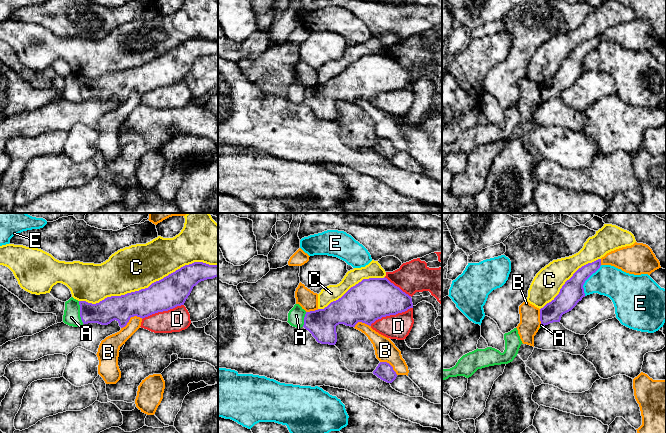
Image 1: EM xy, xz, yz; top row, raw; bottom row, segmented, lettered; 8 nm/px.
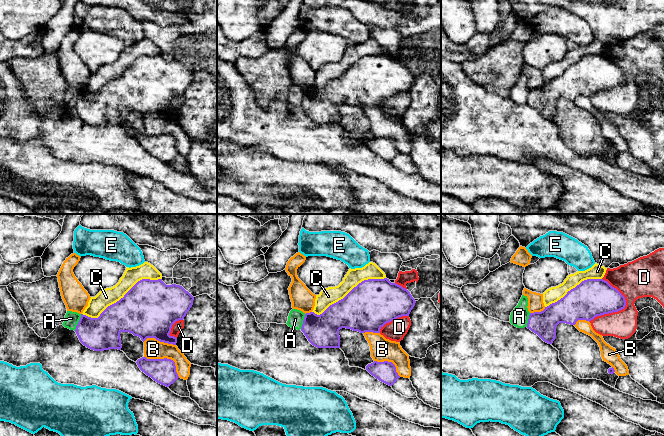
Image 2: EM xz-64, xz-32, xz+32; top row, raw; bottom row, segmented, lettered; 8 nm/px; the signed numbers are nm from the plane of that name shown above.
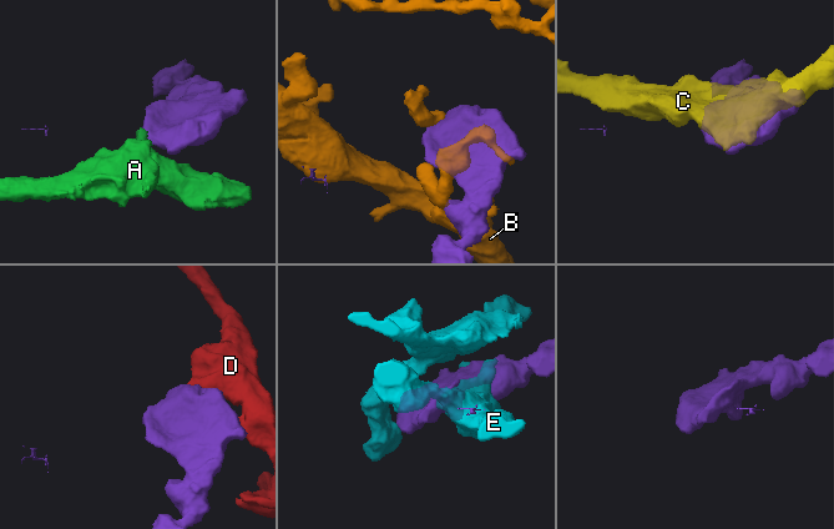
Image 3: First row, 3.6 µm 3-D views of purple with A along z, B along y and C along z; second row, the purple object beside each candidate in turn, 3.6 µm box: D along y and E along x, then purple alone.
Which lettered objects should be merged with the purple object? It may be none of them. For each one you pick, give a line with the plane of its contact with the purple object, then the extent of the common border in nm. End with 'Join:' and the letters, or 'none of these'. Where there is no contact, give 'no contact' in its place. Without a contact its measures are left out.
Join: none of these

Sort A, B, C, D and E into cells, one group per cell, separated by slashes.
A / B / C / D / E

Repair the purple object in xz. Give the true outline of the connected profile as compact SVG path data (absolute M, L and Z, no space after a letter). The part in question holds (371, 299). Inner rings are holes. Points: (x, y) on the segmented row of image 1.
M387 278L363 279L324 309L306 312L303 327L318 343L335 345L339 324L355 327L362 322L371 326L382 317L410 308L413 308L411 296Z

